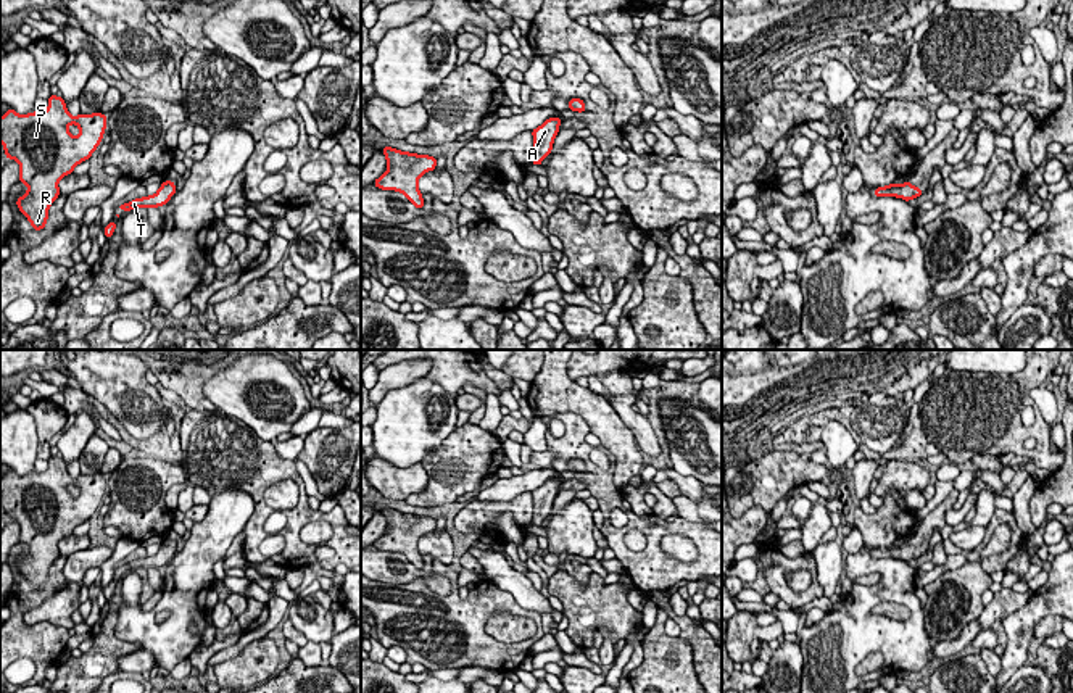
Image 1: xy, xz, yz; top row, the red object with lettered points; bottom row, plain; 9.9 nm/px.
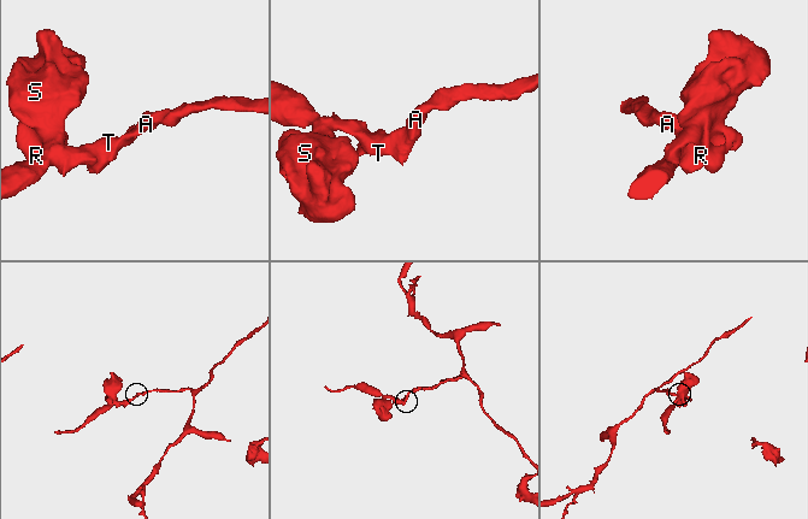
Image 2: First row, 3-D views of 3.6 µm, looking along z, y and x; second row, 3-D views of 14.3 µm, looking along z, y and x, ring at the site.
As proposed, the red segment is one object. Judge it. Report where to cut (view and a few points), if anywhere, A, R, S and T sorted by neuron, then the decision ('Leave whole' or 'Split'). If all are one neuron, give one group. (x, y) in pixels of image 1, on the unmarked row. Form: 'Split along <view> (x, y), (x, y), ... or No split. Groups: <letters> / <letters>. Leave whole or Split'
No split. Groups: A R S T. Leave whole

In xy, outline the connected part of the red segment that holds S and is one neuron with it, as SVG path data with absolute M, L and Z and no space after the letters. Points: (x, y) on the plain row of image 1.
M50 456L45 472L18 475L13 469L0 479L0 504L5 517L19 524L19 543L27 553L16 561L19 572L29 580L32 590L42 591L48 580L48 569L60 558L58 543L74 529L89 521L100 506L106 485L100 472L71 477L63 458Z

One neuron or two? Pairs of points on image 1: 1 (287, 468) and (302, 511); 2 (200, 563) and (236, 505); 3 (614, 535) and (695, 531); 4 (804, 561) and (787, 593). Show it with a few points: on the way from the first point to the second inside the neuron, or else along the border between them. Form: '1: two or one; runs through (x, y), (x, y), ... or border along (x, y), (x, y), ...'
1: one; runs through (297, 479), (302, 487), (302, 500)
2: one; runs through (203, 548), (226, 519)
3: one; runs through (633, 526), (675, 529)
4: one; runs through (793, 564), (782, 572), (782, 582)

